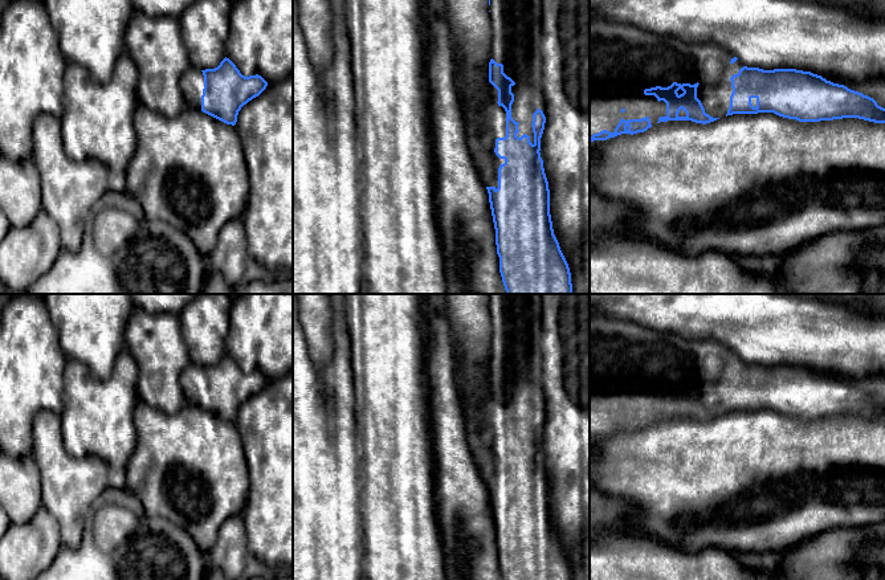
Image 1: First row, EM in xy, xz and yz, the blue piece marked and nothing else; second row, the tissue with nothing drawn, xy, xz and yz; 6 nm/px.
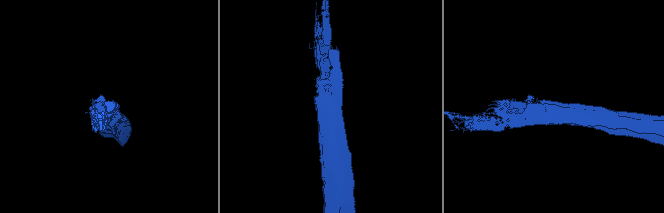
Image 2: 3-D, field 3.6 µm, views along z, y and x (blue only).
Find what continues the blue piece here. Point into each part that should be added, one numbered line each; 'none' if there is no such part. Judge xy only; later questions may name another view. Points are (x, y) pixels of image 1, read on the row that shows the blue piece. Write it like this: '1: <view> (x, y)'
1: xy (192, 82)

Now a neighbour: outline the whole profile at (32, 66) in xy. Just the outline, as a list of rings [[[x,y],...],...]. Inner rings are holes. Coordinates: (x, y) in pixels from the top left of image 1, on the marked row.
[[[12,0],[3,12],[0,30],[0,155],[13,162],[30,159],[34,119],[40,114],[62,117],[66,65],[44,1]]]

